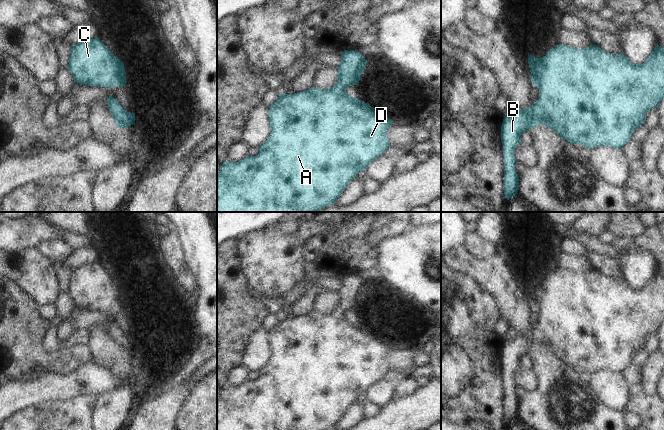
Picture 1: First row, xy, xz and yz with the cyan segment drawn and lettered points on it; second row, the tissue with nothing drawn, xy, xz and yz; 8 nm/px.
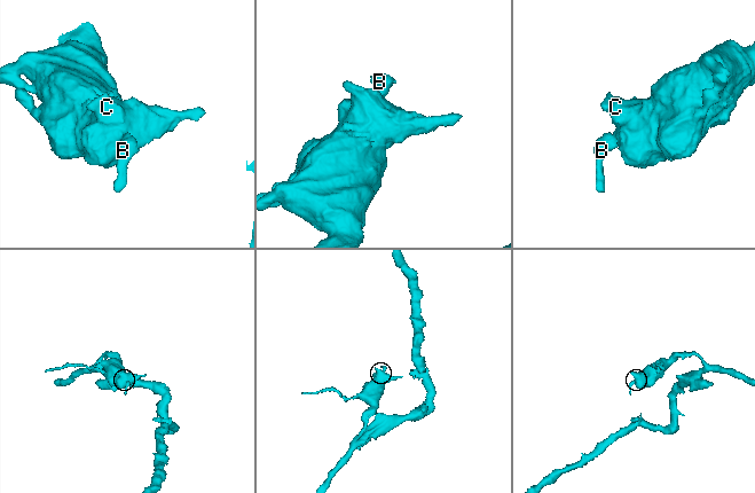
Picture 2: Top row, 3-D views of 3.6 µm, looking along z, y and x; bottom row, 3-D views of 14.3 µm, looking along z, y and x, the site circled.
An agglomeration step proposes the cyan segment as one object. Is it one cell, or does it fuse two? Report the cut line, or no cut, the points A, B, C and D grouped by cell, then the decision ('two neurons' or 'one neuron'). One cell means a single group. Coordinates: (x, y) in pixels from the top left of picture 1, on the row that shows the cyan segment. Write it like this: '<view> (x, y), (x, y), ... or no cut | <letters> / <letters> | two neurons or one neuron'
no cut | A B C D | one neuron

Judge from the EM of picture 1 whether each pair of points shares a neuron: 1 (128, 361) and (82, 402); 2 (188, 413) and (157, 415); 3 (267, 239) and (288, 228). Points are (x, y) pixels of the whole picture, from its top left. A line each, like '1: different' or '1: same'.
1: different
2: different
3: different

